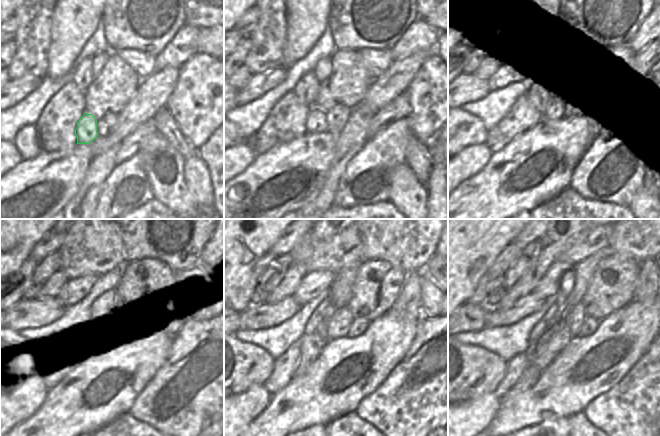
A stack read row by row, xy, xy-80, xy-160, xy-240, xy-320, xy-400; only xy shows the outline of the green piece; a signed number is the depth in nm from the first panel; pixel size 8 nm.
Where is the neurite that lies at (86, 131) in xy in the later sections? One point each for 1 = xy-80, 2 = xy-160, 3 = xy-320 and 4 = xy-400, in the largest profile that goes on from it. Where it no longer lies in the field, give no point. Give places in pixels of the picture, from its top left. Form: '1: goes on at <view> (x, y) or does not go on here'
1: goes on at xy-80 (316, 122)
2: goes on at xy-160 (551, 112)
3: goes on at xy-320 (340, 323)
4: goes on at xy-400 (575, 318)

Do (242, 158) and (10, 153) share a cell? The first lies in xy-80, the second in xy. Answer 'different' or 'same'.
same

